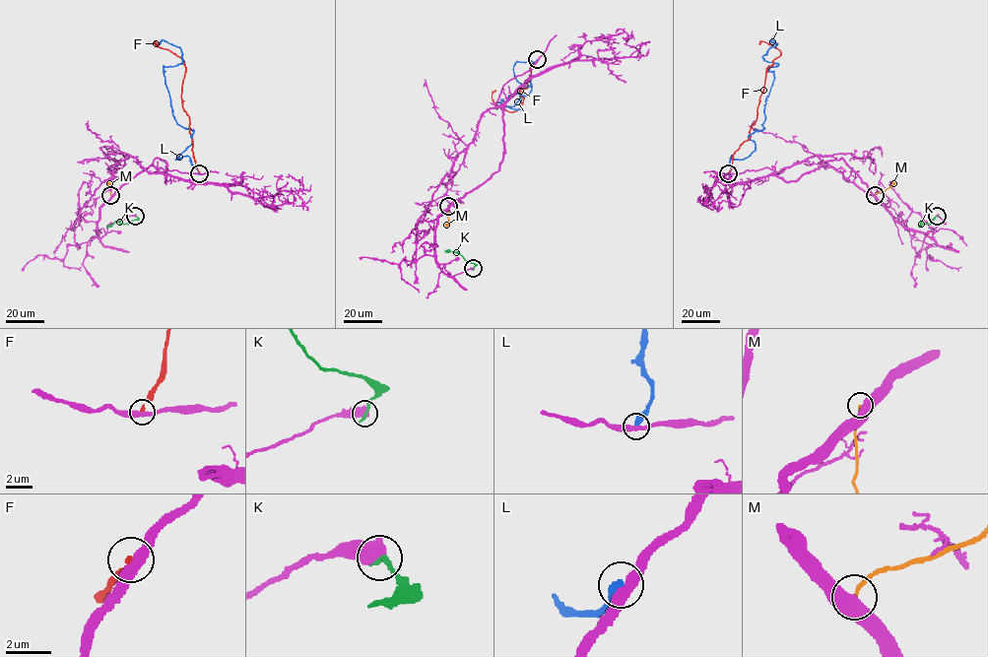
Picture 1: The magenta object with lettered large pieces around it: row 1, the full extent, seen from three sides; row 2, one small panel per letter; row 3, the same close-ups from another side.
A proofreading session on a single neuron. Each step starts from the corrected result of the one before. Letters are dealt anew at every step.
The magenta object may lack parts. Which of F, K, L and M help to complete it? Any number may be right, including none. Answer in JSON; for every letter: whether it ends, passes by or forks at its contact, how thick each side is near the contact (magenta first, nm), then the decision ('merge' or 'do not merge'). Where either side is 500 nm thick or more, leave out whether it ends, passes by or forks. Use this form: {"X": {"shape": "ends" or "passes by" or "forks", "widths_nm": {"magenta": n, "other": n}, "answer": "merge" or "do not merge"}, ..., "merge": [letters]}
{"F": {"shape": "ends", "widths_nm": {"magenta": 360, "other": 220}, "answer": "do not merge"}, "K": {"widths_nm": {"magenta": 700, "other": 280}, "answer": "do not merge"}, "L": {"shape": "ends", "widths_nm": {"magenta": 360, "other": 440}, "answer": "do not merge"}, "M": {"shape": "ends", "widths_nm": {"magenta": 440, "other": 160}, "answer": "merge"}, "merge": ["M"]}

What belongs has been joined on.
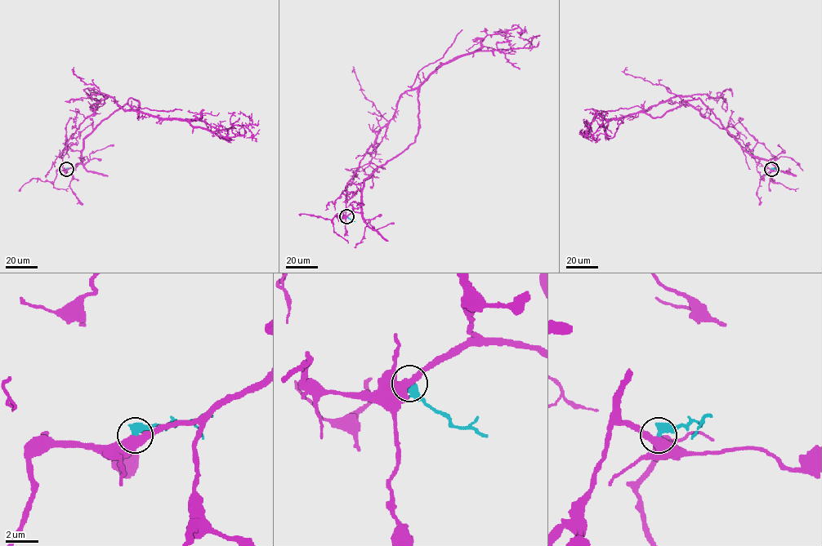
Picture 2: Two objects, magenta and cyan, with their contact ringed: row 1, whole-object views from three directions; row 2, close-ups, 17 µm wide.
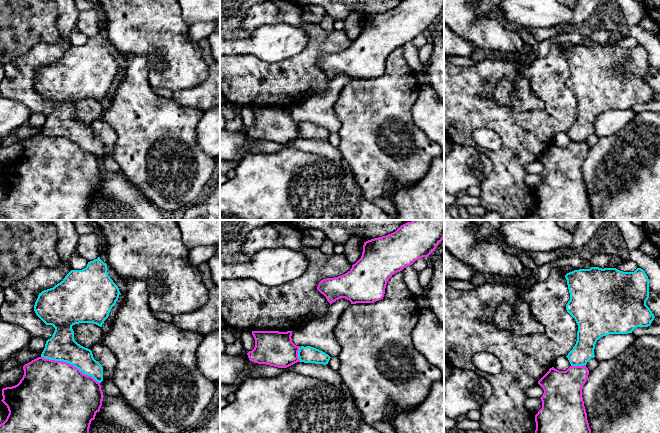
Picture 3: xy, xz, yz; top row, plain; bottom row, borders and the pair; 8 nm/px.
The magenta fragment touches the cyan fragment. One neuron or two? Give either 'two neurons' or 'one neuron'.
two neurons

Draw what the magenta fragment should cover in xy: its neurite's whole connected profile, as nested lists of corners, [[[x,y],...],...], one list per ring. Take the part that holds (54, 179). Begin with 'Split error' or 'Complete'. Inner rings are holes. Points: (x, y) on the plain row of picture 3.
Complete. [[[38,133],[23,142],[24,151],[20,158],[12,163],[2,165],[1,176],[8,184],[9,190],[6,196],[0,200],[0,220],[89,220],[89,204],[96,189],[100,187],[103,177],[101,161],[93,153],[83,150],[73,141],[63,138]]]

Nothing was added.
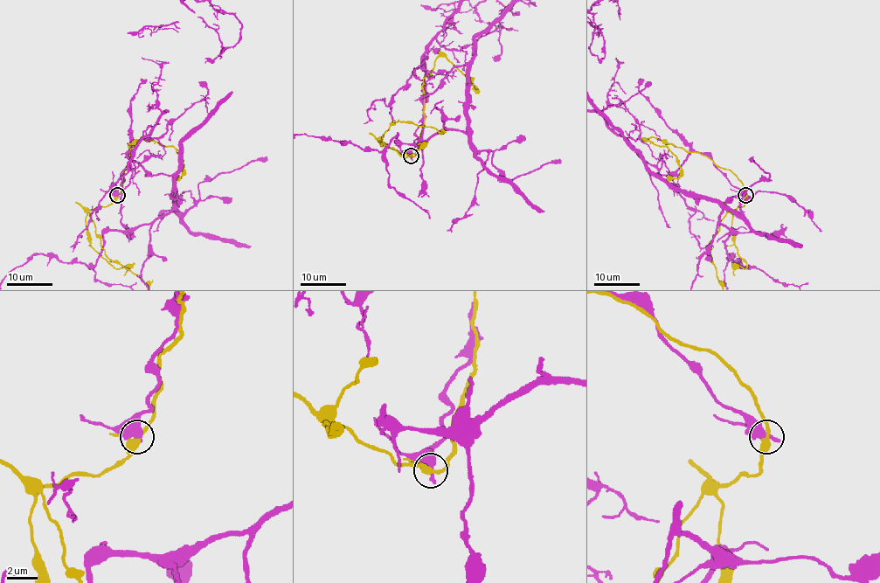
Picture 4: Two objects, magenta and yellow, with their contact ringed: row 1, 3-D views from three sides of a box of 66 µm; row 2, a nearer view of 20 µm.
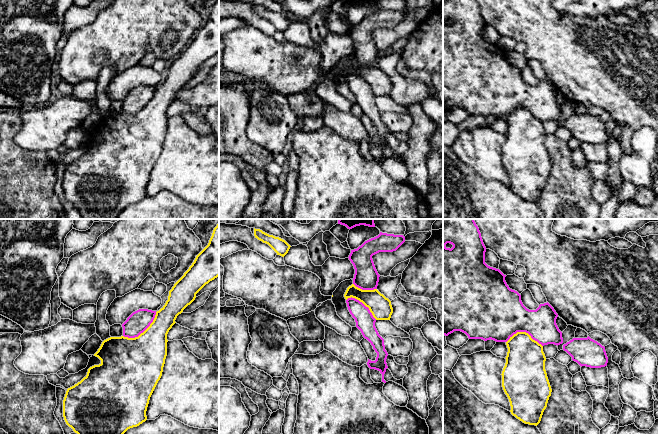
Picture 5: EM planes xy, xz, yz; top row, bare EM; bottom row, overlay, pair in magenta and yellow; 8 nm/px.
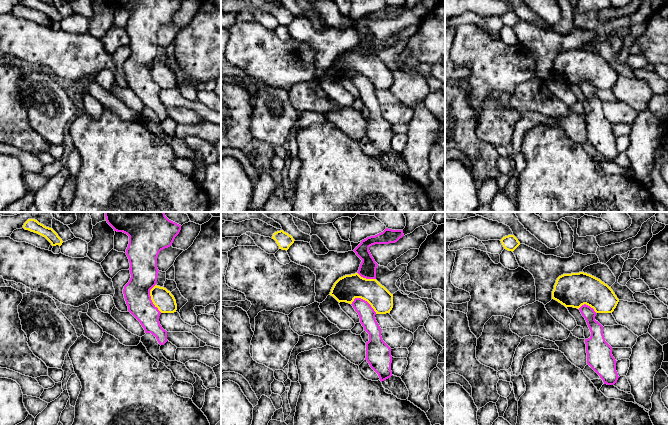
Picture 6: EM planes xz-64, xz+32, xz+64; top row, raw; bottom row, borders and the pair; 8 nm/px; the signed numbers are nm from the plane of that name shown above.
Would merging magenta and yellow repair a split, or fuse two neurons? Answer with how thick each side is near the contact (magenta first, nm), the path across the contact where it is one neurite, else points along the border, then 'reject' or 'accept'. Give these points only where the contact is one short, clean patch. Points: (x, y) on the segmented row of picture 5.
170 nm thick on the magenta side, 400 nm on the other; border along xy (156, 312), (153, 321), (137, 336), (123, 336); reject

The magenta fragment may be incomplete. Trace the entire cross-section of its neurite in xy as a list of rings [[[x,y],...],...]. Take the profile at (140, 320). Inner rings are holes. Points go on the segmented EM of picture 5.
[[[139,309],[133,312],[122,324],[123,336],[128,338],[138,337],[153,322],[156,311]]]

